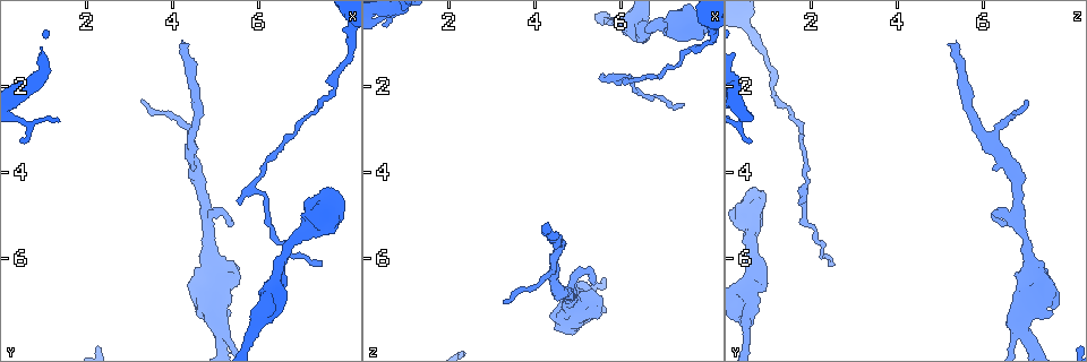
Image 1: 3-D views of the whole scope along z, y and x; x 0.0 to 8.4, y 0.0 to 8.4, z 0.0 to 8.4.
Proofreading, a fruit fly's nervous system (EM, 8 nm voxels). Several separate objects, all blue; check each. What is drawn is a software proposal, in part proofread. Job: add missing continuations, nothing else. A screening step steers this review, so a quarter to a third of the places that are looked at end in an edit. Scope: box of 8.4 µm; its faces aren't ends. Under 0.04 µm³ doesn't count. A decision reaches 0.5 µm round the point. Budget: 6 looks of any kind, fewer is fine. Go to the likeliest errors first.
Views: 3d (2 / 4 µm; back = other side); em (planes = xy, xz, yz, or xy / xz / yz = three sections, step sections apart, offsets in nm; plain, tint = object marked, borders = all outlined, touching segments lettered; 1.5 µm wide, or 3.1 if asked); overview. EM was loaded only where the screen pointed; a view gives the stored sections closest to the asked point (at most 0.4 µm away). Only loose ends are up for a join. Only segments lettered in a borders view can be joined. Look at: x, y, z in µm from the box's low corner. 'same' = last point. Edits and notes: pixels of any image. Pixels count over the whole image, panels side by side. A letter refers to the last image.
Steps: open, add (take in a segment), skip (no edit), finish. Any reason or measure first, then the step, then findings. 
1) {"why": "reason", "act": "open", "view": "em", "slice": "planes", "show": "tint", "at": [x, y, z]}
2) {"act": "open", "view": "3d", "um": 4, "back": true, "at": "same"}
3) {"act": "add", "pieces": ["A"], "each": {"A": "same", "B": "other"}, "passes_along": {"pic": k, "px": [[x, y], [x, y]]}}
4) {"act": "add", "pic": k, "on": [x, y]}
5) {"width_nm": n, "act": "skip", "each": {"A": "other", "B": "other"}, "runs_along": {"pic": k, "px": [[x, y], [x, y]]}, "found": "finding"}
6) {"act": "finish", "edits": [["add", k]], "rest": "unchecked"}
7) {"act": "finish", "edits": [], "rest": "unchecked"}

{"why": "an open end", "act": "open", "view": "em", "slice": "planes", "show": "borders", "at": [4.25, 1.05, 5.20]}

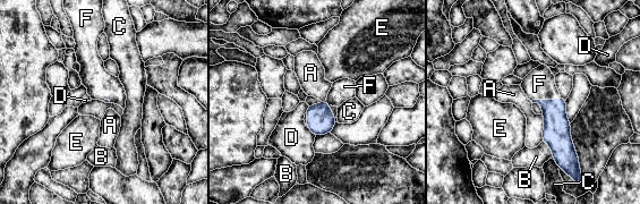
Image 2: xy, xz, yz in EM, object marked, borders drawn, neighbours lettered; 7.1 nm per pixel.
{"act": "add", "pieces": ["F"], "each": {"A": "other", "B": "other", "C": "other", "D": "other", "E": "other", "F": "same"}, "passes_along": {"pic": 2, "px": [[556, 133], [545, 100], [539, 84]]}, "found": "the cell continues"}

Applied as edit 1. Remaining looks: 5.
{"why": "redraw", "act": "open", "view": "overview"}

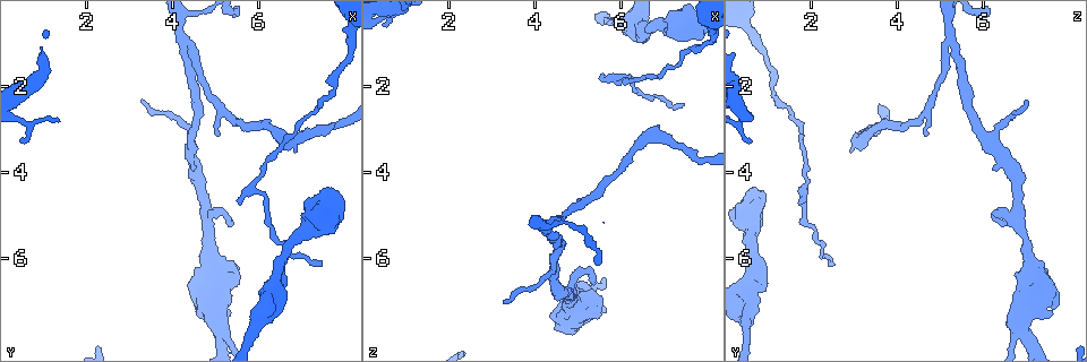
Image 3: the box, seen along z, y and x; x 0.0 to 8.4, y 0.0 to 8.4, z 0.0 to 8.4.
{"why": "an open end", "act": "open", "view": "em", "slice": "planes", "show": "borders", "at": [7.10, 4.60, 0.70]}

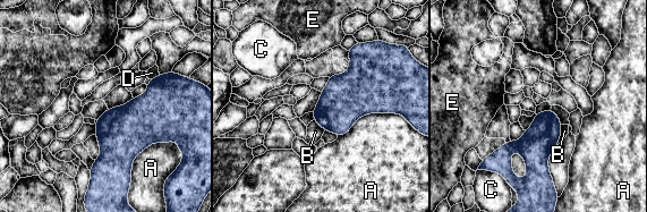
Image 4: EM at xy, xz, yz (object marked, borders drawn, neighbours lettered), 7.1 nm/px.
{"act": "skip", "each": {"A": "other", "B": "other", "C": "other", "D": "other", "E": "other"}, "border": {"pic": 4, "px": [[562, 125], [560, 140], [556, 144]]}, "found": "no lettered segment goes on from it"}

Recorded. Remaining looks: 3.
{"why": "tapers out", "act": "open", "view": "3d", "um": 2, "at": [5.60, 4.75, 1.65]}

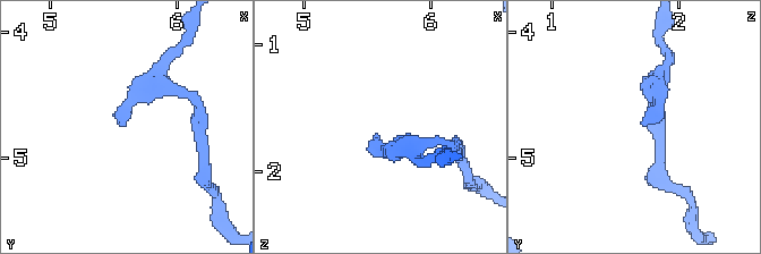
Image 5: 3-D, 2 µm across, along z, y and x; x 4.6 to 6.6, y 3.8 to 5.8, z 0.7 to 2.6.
{"why": "shape alone is not enough", "act": "open", "view": "em", "slice": "xy", "step": 4, "show": "plain", "at": [5.54, 4.72, 1.70]}

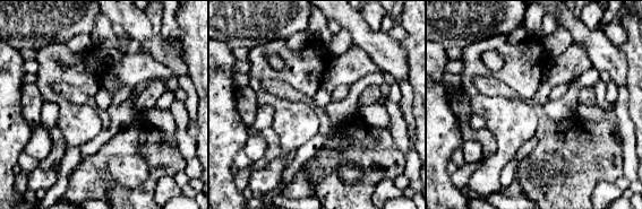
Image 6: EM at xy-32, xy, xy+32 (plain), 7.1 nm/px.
{"why": "see the neighbours", "act": "open", "view": "em", "slice": "xy", "step": 4, "show": "borders", "at": "same"}

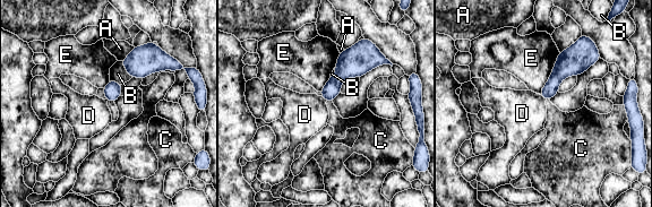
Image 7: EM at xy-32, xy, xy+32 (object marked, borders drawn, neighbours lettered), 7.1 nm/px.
{"width_nm": 70, "act": "skip", "each": {"A": "other", "B": "other", "C": "other", "D": "other", "E": "other"}, "border": {"pic": 7, "px": [[538, 94], [546, 100]]}, "found": "no lettered segment goes on from it"}

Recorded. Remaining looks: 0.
{"act": "finish", "edits": [["add", 2]], "rest": "unchecked"}

